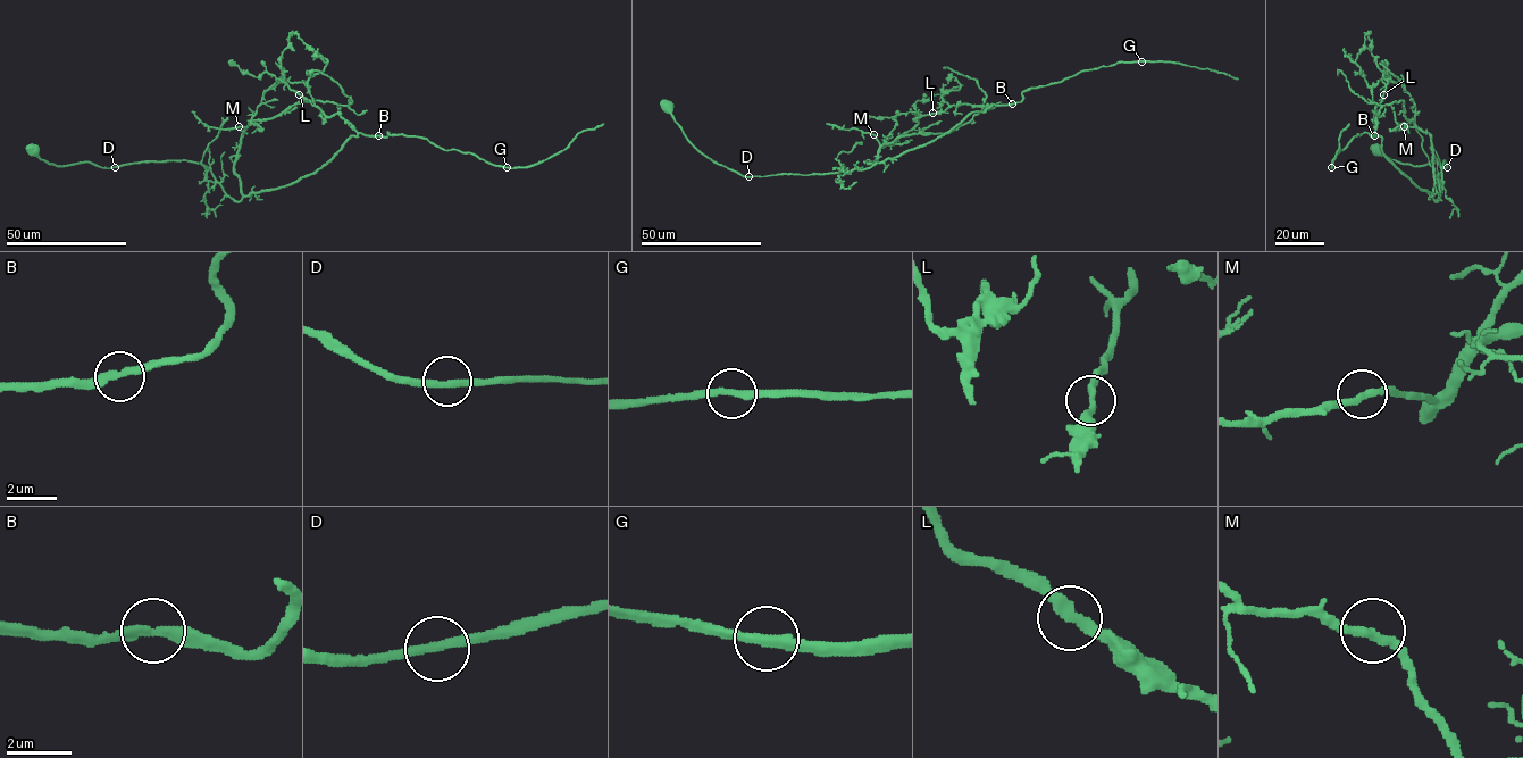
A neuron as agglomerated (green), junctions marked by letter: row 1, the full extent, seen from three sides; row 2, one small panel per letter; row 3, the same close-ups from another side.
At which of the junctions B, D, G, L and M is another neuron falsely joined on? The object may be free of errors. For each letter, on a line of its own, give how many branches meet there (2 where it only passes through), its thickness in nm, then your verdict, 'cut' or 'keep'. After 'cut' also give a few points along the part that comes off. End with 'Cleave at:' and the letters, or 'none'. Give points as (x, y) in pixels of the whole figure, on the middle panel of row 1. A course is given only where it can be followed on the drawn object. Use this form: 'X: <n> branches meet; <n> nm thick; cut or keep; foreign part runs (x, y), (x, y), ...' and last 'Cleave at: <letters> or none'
B: 2 branches meet; 280 nm thick; keep
D: 2 branches meet; 280 nm thick; keep
G: 2 branches meet; 280 nm thick; keep
L: 2 branches meet; 280 nm thick; keep
M: 2 branches meet; 280 nm thick; keep
Cleave at: none

